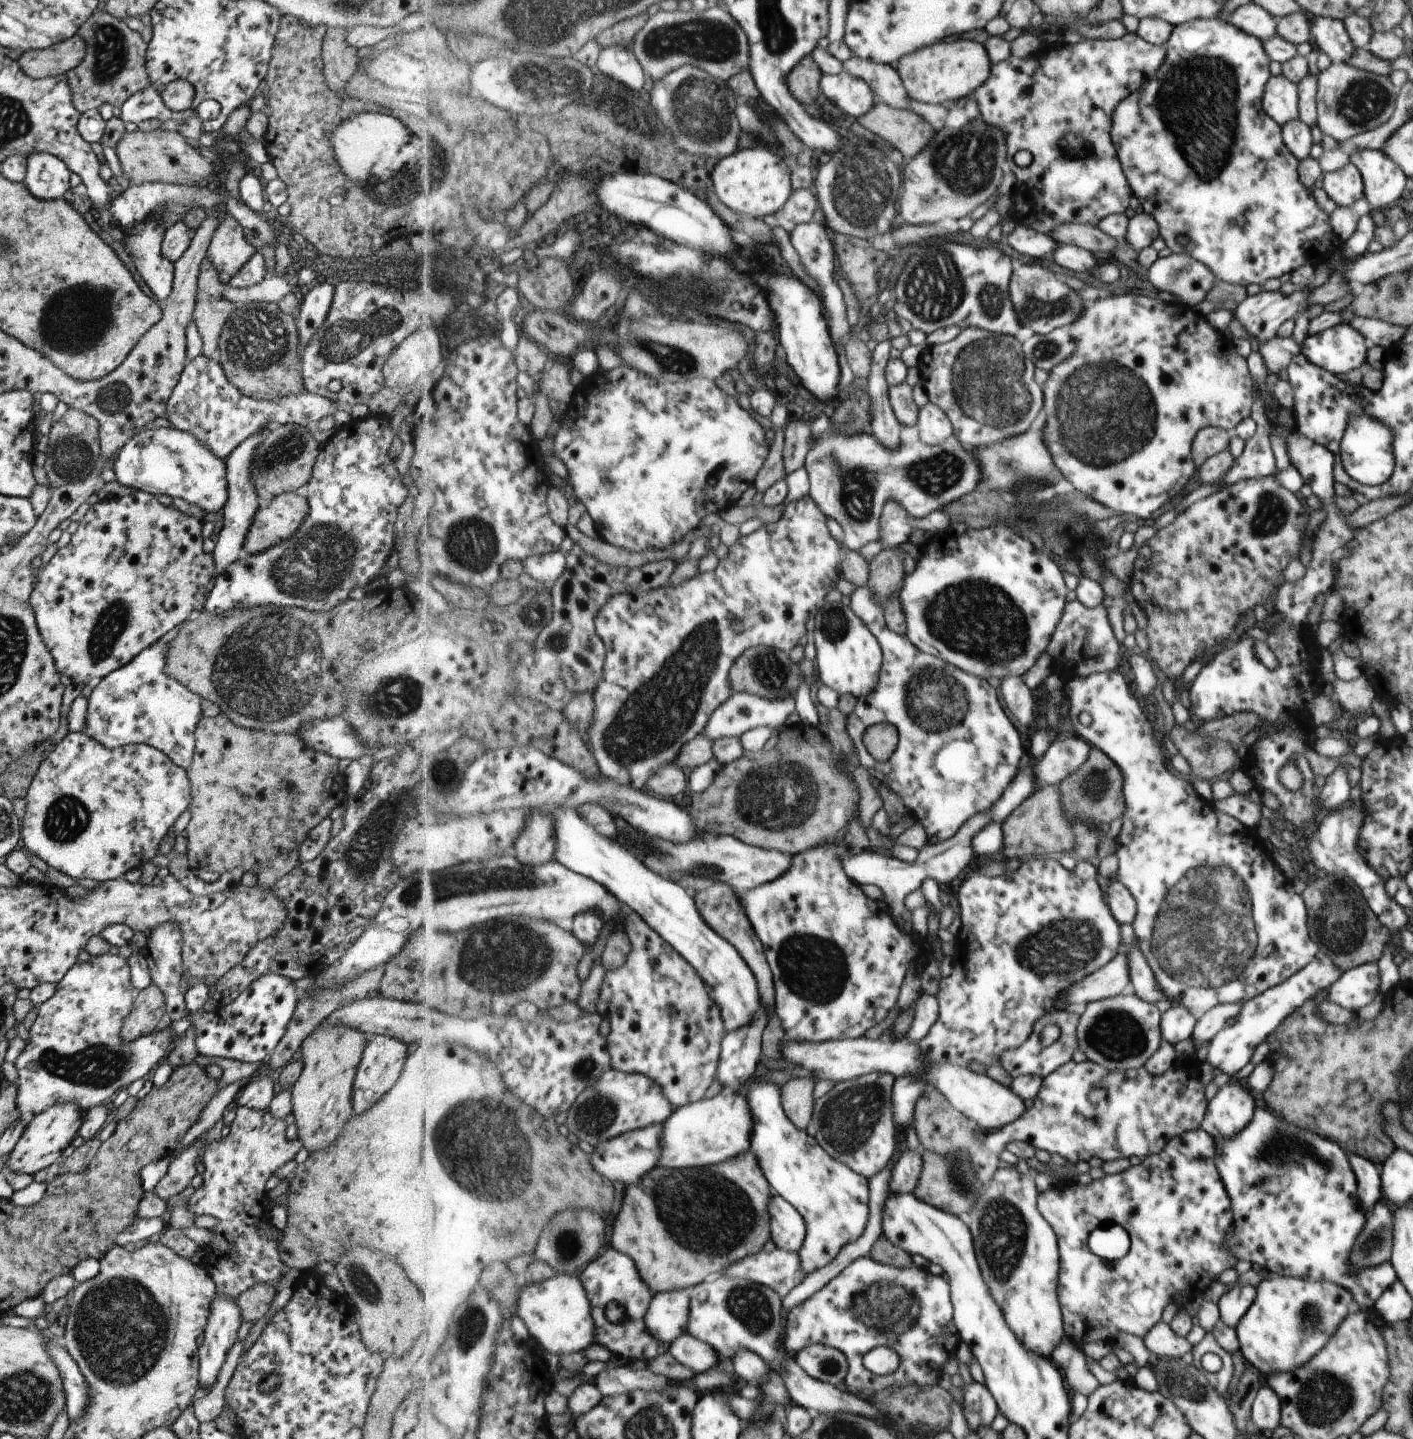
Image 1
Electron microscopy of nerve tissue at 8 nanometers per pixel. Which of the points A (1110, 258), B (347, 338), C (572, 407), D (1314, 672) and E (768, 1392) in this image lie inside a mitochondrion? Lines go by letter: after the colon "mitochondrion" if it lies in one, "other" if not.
A: other
B: mitochondrion
C: other
D: other
E: other

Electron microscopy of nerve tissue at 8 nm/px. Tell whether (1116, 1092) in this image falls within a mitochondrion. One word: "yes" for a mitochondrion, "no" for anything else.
no

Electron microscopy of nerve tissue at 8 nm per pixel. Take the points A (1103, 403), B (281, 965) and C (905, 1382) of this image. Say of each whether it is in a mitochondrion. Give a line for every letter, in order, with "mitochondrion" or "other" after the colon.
A: mitochondrion
B: other
C: other

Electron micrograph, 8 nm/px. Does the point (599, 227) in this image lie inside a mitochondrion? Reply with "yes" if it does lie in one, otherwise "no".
no

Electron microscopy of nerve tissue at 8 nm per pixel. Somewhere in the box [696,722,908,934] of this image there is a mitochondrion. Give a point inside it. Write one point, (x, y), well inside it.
(771, 798)

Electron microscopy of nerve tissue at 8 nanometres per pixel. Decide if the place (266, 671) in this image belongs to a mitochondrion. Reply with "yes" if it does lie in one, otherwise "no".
yes

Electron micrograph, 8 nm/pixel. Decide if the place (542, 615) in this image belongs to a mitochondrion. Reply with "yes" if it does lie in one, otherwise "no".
yes

